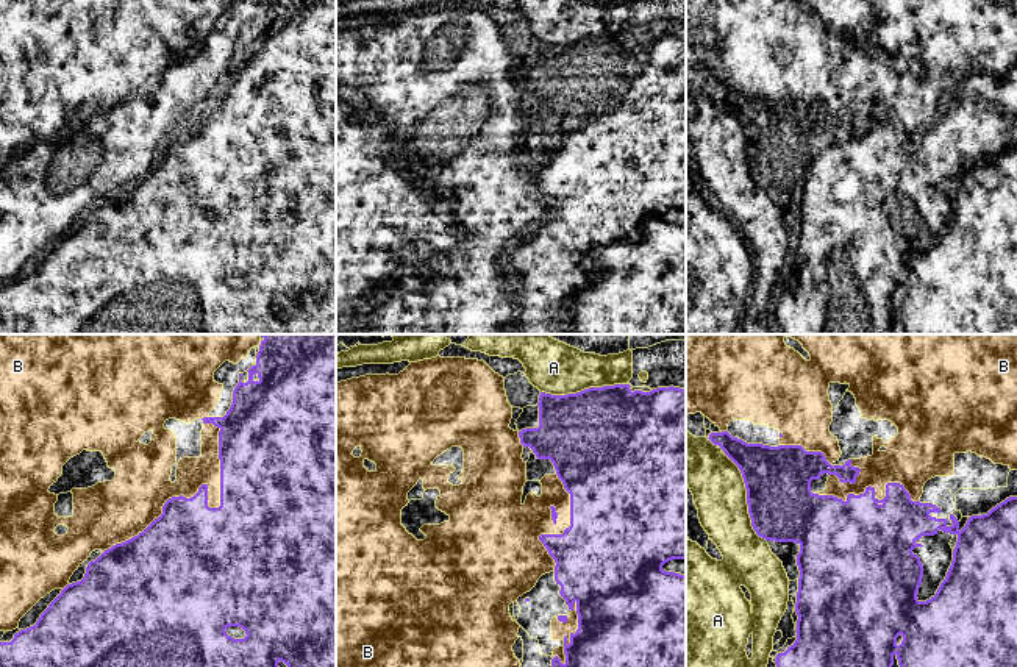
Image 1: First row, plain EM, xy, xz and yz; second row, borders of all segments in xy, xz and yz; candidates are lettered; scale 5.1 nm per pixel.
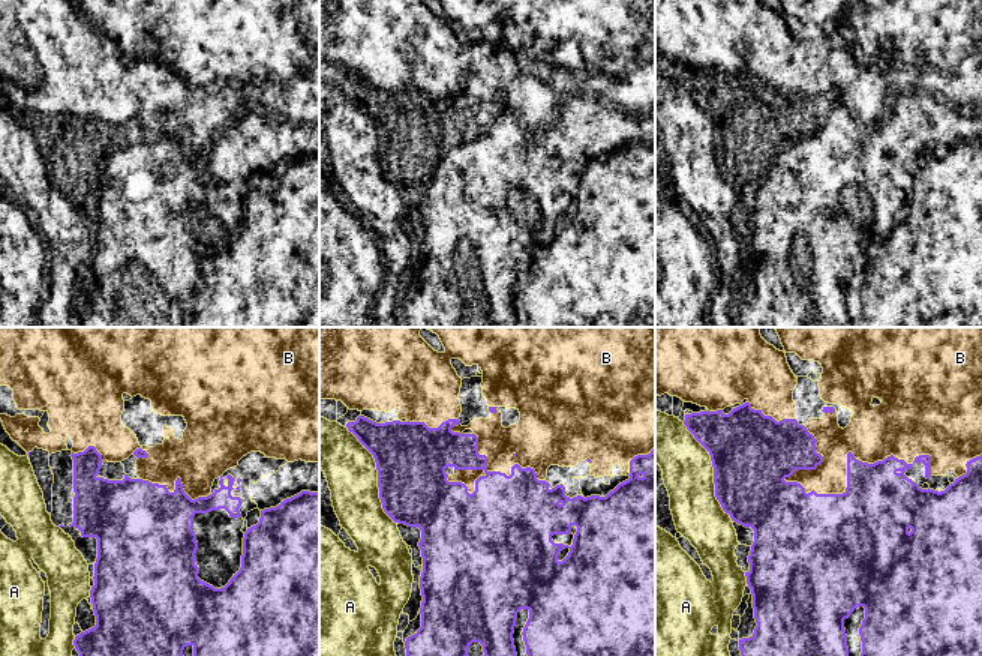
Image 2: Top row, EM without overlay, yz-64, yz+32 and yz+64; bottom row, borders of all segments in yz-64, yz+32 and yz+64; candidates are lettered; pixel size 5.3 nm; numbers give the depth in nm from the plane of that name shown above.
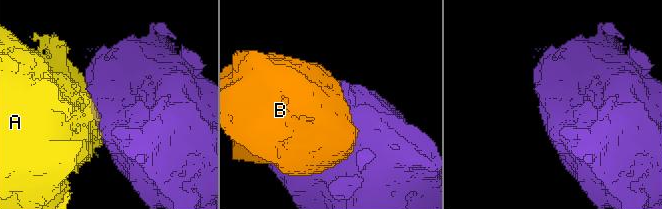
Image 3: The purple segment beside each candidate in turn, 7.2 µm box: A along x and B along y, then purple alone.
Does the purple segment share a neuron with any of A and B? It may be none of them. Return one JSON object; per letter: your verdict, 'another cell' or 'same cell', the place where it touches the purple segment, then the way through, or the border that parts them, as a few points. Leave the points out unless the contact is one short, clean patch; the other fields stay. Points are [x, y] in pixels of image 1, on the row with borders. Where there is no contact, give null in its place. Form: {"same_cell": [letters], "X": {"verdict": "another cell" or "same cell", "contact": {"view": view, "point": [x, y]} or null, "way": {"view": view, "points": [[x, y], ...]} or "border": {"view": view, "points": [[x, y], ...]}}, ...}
{"same_cell": [], "A": {"verdict": "another cell", "contact": {"view": "xz", "point": [585, 389]}}, "B": {"verdict": "another cell", "contact": {"view": "xy", "point": [205, 485]}}}

